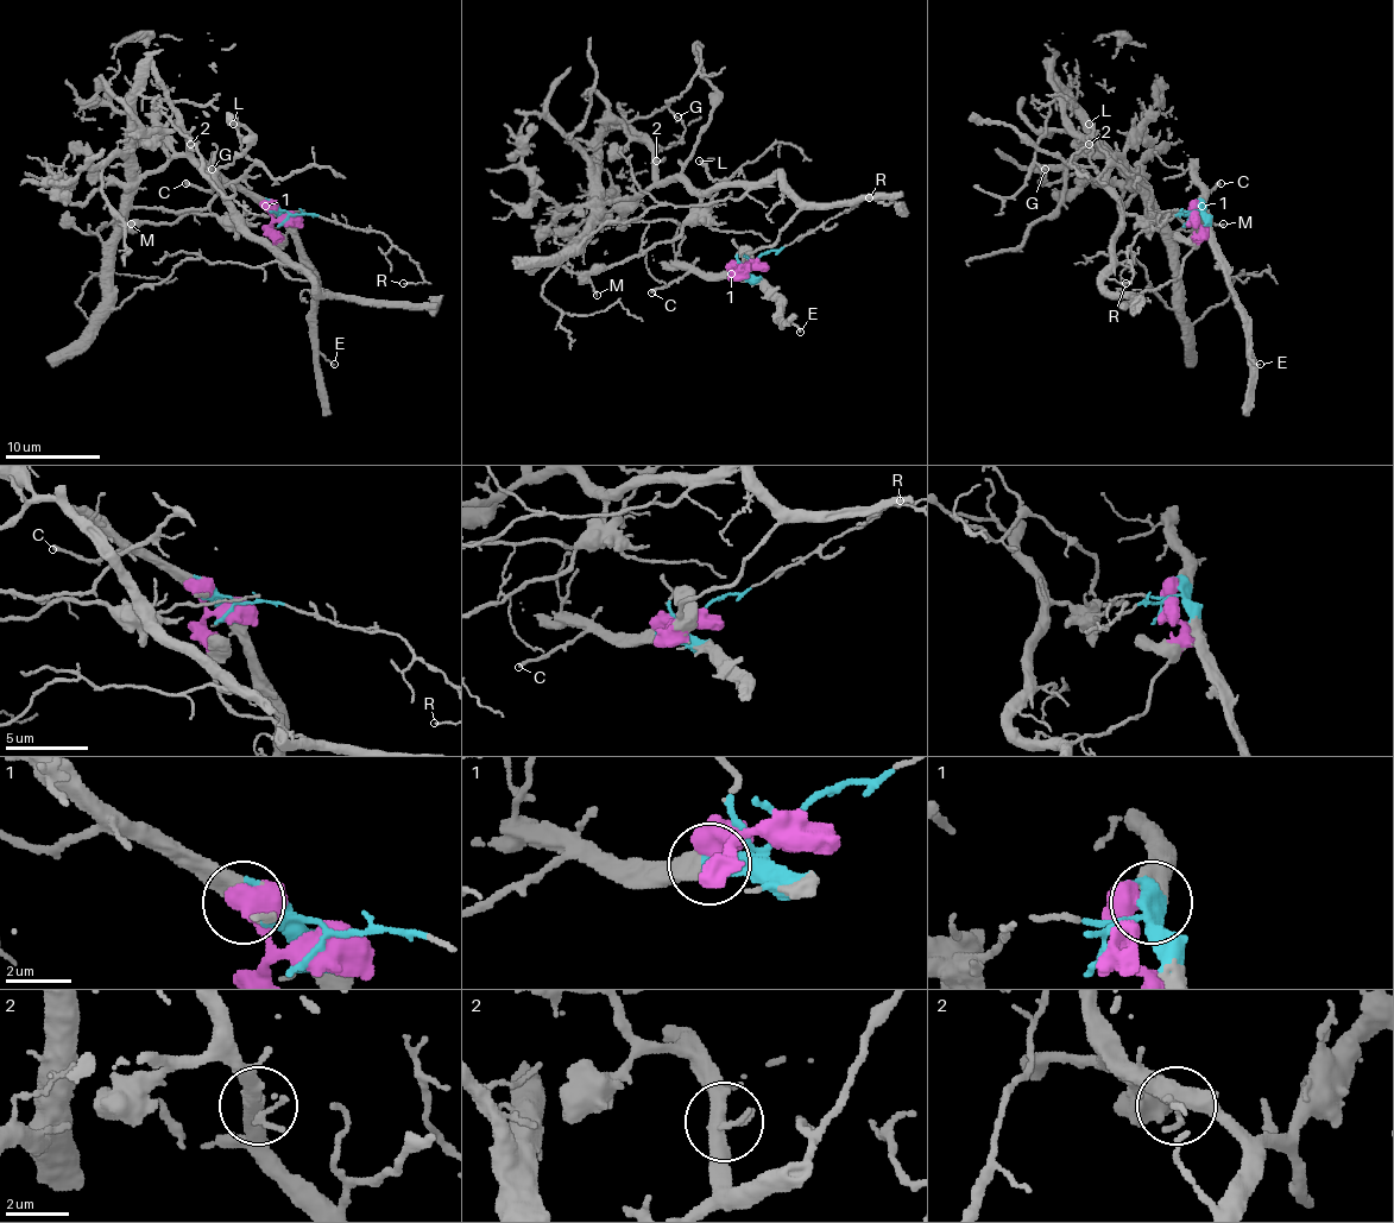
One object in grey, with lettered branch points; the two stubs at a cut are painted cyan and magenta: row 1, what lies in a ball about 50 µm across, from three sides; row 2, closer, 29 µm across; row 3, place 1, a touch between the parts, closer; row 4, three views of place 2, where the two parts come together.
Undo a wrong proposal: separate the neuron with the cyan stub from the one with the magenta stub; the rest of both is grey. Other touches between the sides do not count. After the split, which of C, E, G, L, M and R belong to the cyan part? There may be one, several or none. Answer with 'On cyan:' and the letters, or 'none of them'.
On cyan: C, E, R

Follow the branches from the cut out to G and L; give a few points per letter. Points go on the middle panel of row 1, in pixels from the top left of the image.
G: (754, 259), (739, 271), (794, 202), (777, 178), (658, 181), (628, 121), (677, 117)
L: (754, 259), (796, 212), (777, 178), (723, 181), (647, 247), (720, 186), (699, 159)

